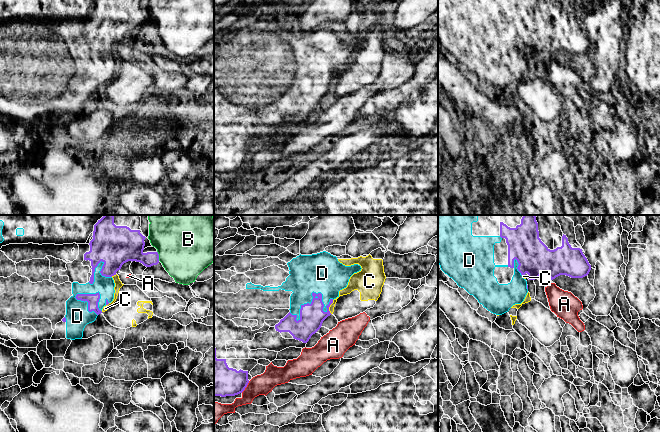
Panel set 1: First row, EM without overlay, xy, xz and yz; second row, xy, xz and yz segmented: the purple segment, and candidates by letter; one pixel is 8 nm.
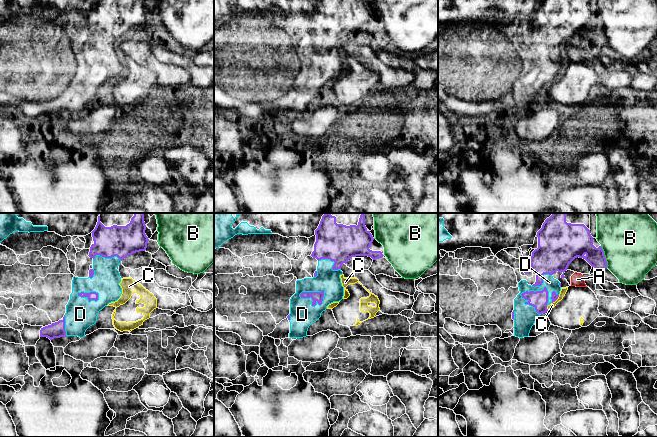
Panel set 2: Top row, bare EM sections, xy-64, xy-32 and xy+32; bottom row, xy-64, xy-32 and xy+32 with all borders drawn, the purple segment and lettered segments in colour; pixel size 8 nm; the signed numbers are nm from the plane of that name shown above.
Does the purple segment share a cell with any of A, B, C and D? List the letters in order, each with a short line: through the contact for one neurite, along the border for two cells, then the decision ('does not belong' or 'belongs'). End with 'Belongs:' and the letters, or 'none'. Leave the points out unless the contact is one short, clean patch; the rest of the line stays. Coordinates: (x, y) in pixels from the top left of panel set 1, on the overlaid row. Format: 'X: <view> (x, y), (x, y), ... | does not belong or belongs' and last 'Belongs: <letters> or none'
A: xz (249, 381), (241, 392) | does not belong
B: does not belong
C: xz (333, 300), (329, 307), (330, 313) | does not belong
D: belongs
Belongs: D

